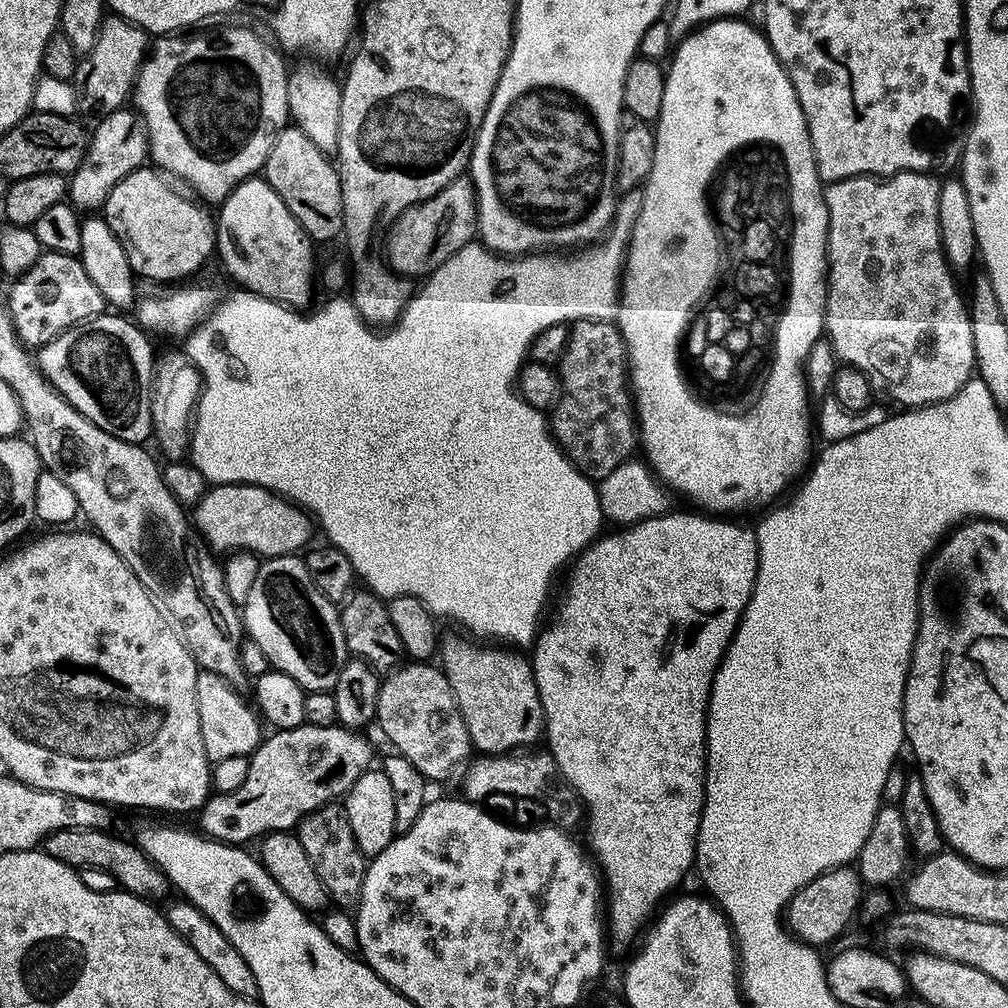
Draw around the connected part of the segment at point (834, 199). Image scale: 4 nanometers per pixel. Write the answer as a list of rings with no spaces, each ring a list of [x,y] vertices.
[[[898,172],[895,176],[887,178],[877,178],[874,176],[852,176],[848,180],[834,180],[831,181],[824,188],[824,201],[826,202],[826,210],[828,211],[828,297],[824,303],[824,332],[827,338],[833,344],[833,354],[835,359],[841,365],[849,368],[856,368],[865,376],[870,382],[873,393],[885,396],[885,401],[893,400],[894,403],[900,404],[896,406],[903,406],[905,409],[911,410],[913,408],[922,408],[925,404],[937,404],[946,398],[950,398],[954,394],[958,394],[958,390],[962,390],[962,386],[966,386],[968,380],[973,379],[976,372],[976,355],[974,354],[974,330],[970,330],[970,318],[968,317],[969,305],[960,297],[960,288],[956,285],[954,269],[944,257],[944,247],[940,241],[940,227],[938,226],[938,194],[940,193],[941,181],[935,175],[925,174],[923,172]]]

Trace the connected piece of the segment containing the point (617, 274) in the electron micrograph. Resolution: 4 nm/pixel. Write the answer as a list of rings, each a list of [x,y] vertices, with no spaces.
[[[636,190],[621,195],[616,206],[616,219],[606,239],[577,251],[580,252],[577,256],[568,256],[565,260],[559,260],[556,254],[509,258],[488,251],[479,242],[462,246],[458,254],[442,262],[442,266],[438,266],[438,270],[421,283],[424,284],[421,288],[419,285],[411,302],[404,307],[404,313],[387,330],[377,330],[365,324],[348,298],[332,298],[325,308],[305,314],[247,290],[238,290],[233,297],[228,296],[225,300],[223,297],[199,327],[186,337],[186,355],[203,377],[203,388],[195,407],[194,427],[190,432],[191,464],[201,472],[205,481],[213,485],[257,484],[305,510],[317,508],[320,513],[315,513],[314,520],[319,531],[320,528],[324,531],[328,539],[325,541],[340,547],[342,554],[350,558],[357,577],[363,583],[365,580],[369,584],[365,585],[375,595],[381,598],[418,598],[432,609],[433,616],[441,621],[453,620],[461,624],[469,637],[480,642],[499,642],[504,646],[531,645],[542,627],[540,615],[548,604],[552,579],[560,571],[563,573],[566,565],[601,535],[600,527],[605,527],[606,521],[597,485],[586,479],[564,457],[551,434],[545,413],[521,398],[516,383],[520,369],[529,359],[532,344],[550,326],[567,325],[578,320],[612,322],[617,319],[624,257],[640,213],[641,199],[641,193]]]

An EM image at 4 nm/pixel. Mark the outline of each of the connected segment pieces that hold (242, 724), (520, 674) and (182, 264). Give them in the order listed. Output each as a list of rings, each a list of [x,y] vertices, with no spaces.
[[[198,671],[194,698],[198,698],[198,722],[202,726],[202,746],[206,746],[209,761],[222,758],[251,757],[262,739],[262,720],[257,709],[239,696],[237,689],[213,672]]]
[[[460,636],[450,637],[445,644],[443,641],[438,652],[438,660],[444,676],[450,682],[450,690],[454,690],[454,698],[466,722],[473,749],[480,754],[508,754],[513,750],[535,745],[532,743],[544,736],[544,711],[536,685],[536,674],[532,670],[529,657],[515,656],[512,653],[515,651],[504,646],[485,646],[483,643]]]
[[[141,166],[134,169],[110,190],[102,217],[121,243],[137,277],[180,282],[195,277],[192,275],[208,259],[213,259],[216,230],[213,217],[208,217],[207,207],[201,206],[191,195],[188,197],[175,192],[167,182],[155,167]]]

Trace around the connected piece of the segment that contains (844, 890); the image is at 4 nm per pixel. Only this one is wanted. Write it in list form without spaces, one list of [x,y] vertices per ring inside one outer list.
[[[841,866],[826,870],[792,895],[786,909],[786,927],[803,944],[828,944],[847,930],[852,919],[857,919],[860,902],[865,895],[866,885],[855,867]]]

